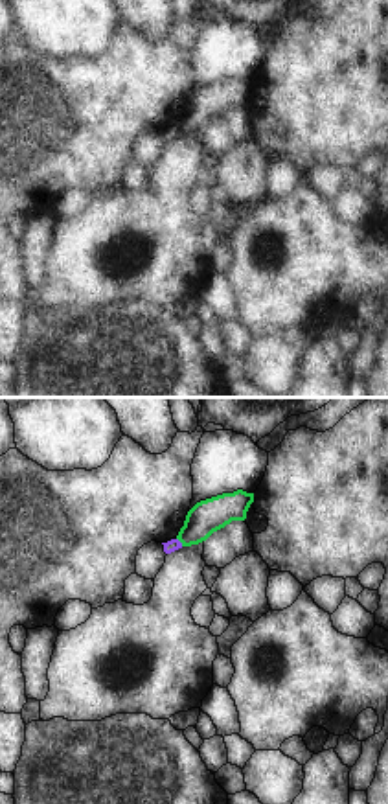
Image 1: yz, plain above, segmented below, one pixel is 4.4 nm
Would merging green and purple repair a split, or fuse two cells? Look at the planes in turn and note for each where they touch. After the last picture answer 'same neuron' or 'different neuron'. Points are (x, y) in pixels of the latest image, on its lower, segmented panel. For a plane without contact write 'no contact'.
contact (179, 539)

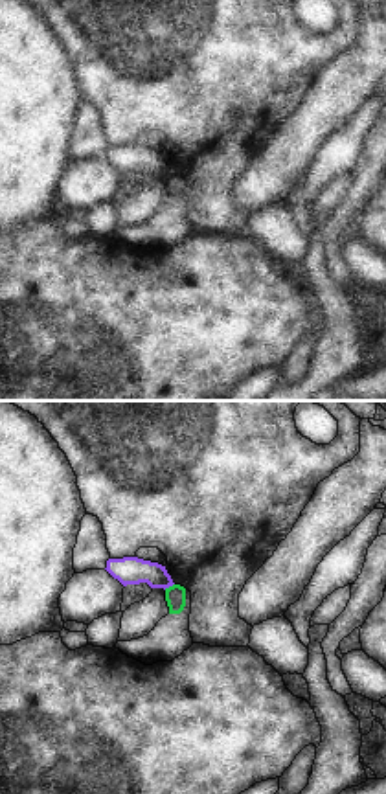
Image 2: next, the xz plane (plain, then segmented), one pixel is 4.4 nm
contact (170, 587)

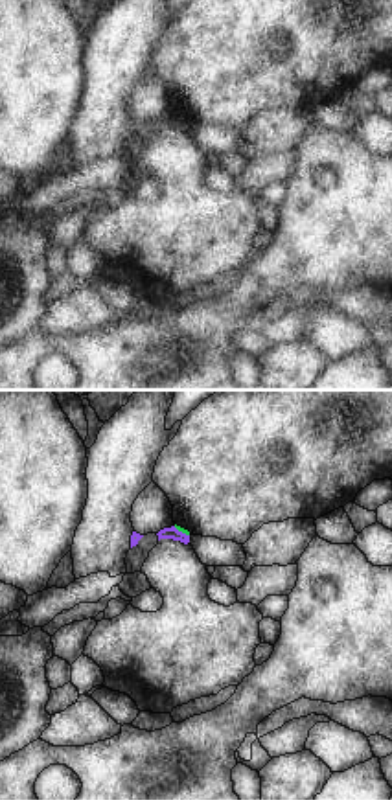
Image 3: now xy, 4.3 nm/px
contact (181, 530)

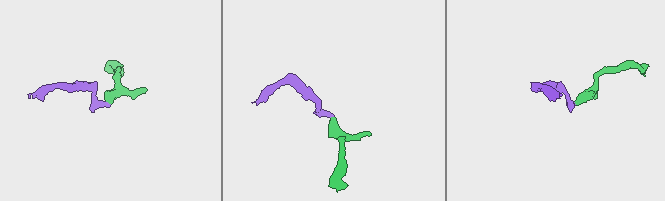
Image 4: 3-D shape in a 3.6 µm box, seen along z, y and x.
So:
different neuron

